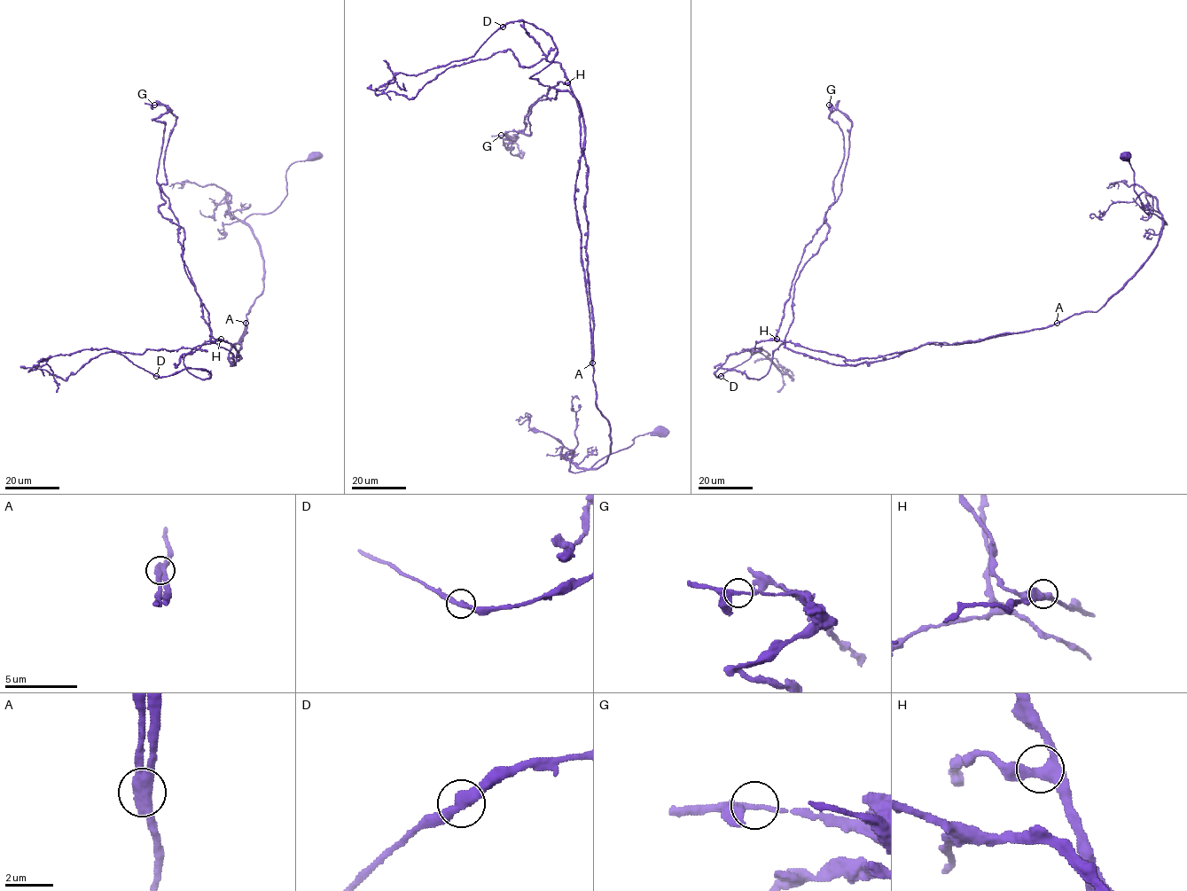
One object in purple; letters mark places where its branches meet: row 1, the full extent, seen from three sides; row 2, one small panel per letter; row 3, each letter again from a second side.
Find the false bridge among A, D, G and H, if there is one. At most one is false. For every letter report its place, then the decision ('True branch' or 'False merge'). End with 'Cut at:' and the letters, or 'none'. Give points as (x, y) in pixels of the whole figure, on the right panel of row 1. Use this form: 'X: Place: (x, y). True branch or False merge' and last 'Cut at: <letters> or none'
A: Place: (1057, 323). False merge
D: Place: (721, 376). True branch
G: Place: (829, 105). True branch
H: Place: (777, 339). True branch
Cut at: A

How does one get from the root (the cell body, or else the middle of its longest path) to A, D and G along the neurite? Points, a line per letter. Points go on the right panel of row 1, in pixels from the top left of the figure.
A: (1125, 156), (1134, 170), (1134, 191), (1143, 209), (1162, 220), (1162, 234), (1144, 265), (1098, 310), (1057, 323)
D: (1125, 156), (1162, 234), (1097, 311), (855, 364), (783, 343), (763, 377), (720, 376)
G: (1125, 156), (1162, 234), (1098, 310), (848, 360), (776, 339), (803, 249), (834, 201), (844, 142), (829, 105)

